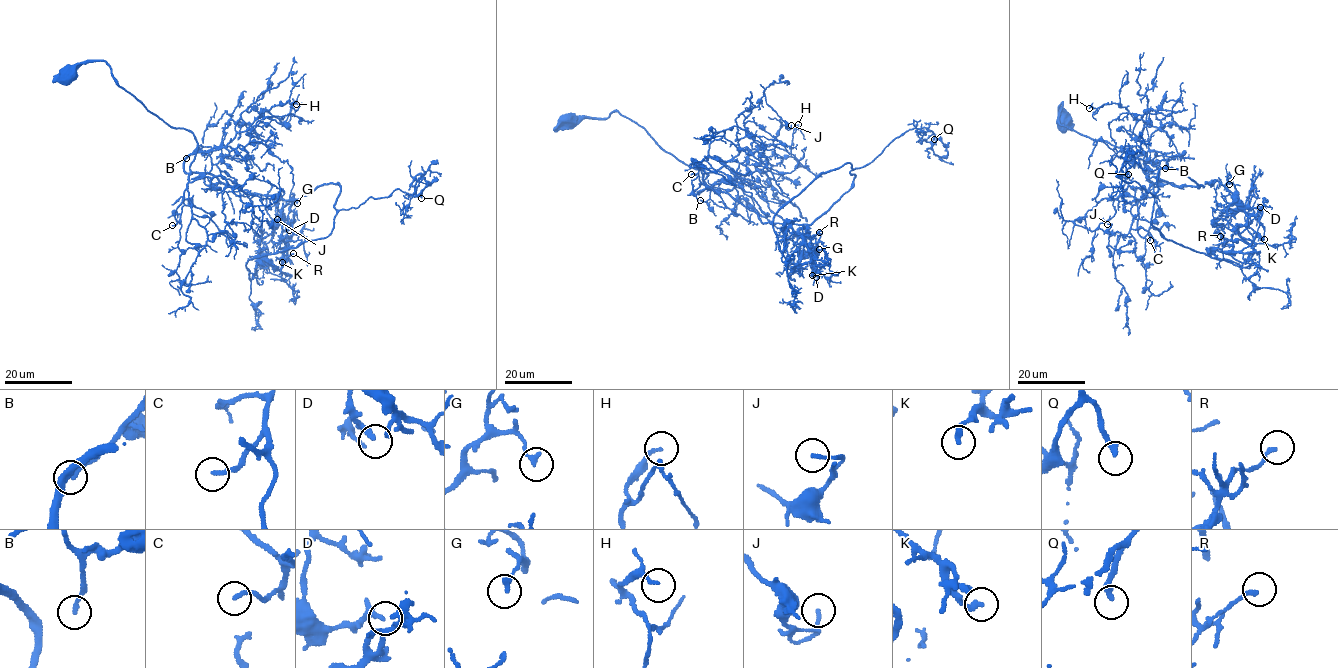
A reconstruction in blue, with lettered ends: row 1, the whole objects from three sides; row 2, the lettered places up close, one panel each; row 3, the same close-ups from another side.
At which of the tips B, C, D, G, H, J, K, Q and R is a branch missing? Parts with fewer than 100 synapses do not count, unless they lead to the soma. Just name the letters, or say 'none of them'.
Q

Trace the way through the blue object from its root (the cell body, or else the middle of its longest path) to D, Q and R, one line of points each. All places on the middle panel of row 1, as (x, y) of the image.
D: (571, 122), (617, 111), (762, 223), (811, 224), (851, 163), (772, 221), (816, 277)
Q: (571, 122), (617, 111), (762, 223), (798, 225), (910, 129), (934, 139)
R: (571, 122), (617, 111), (762, 223), (811, 224), (851, 163), (772, 221), (810, 259), (819, 232)

